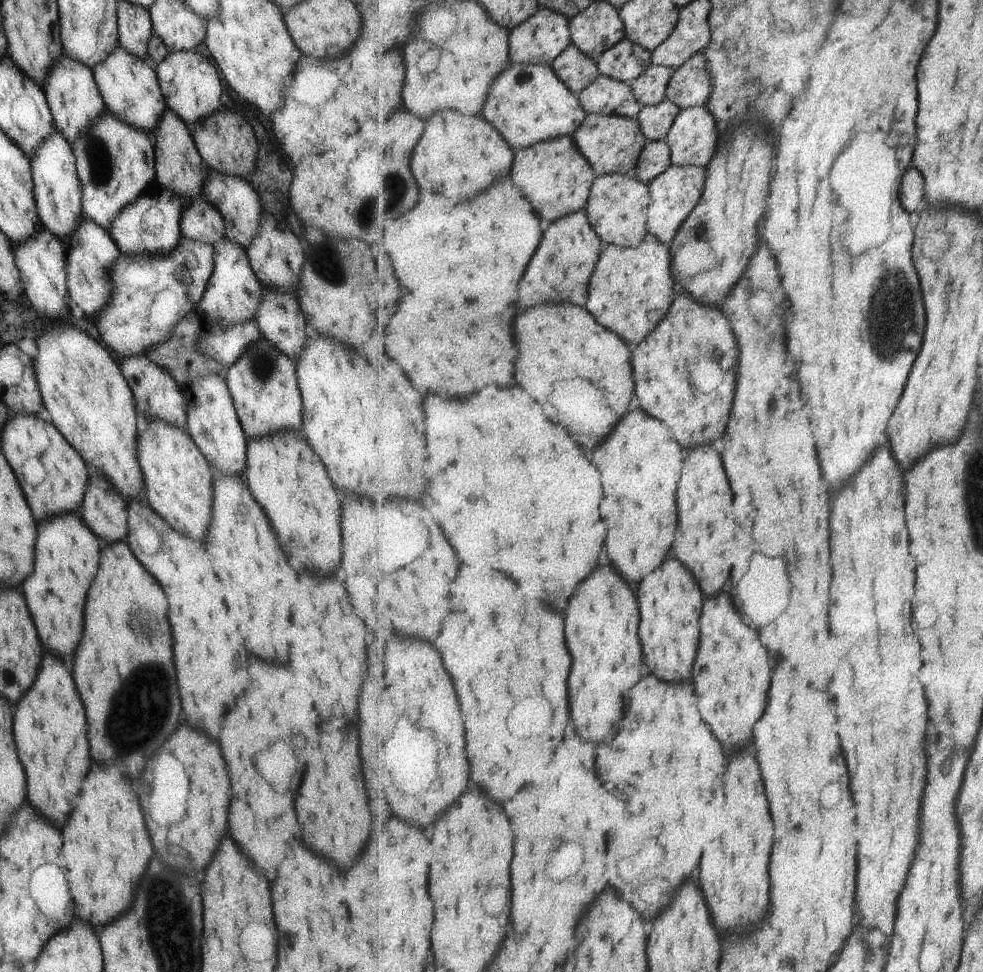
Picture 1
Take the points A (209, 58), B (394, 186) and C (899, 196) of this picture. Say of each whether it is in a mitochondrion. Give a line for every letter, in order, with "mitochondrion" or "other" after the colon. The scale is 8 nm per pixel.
A: other
B: mitochondrion
C: other

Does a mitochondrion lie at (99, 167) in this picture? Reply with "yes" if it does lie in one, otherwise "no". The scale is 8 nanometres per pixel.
yes

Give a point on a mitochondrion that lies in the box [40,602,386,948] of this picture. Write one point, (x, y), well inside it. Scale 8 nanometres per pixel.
(147, 697)

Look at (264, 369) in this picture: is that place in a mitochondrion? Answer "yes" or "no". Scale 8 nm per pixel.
yes

